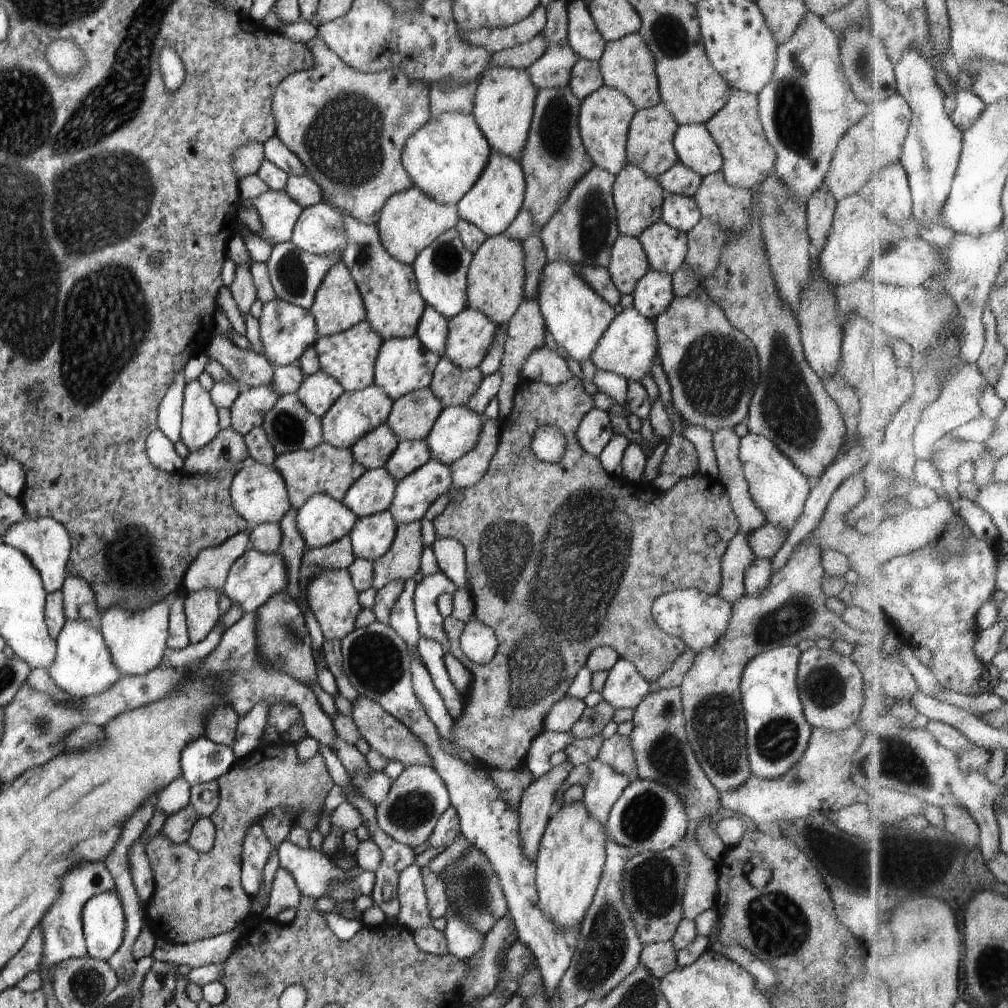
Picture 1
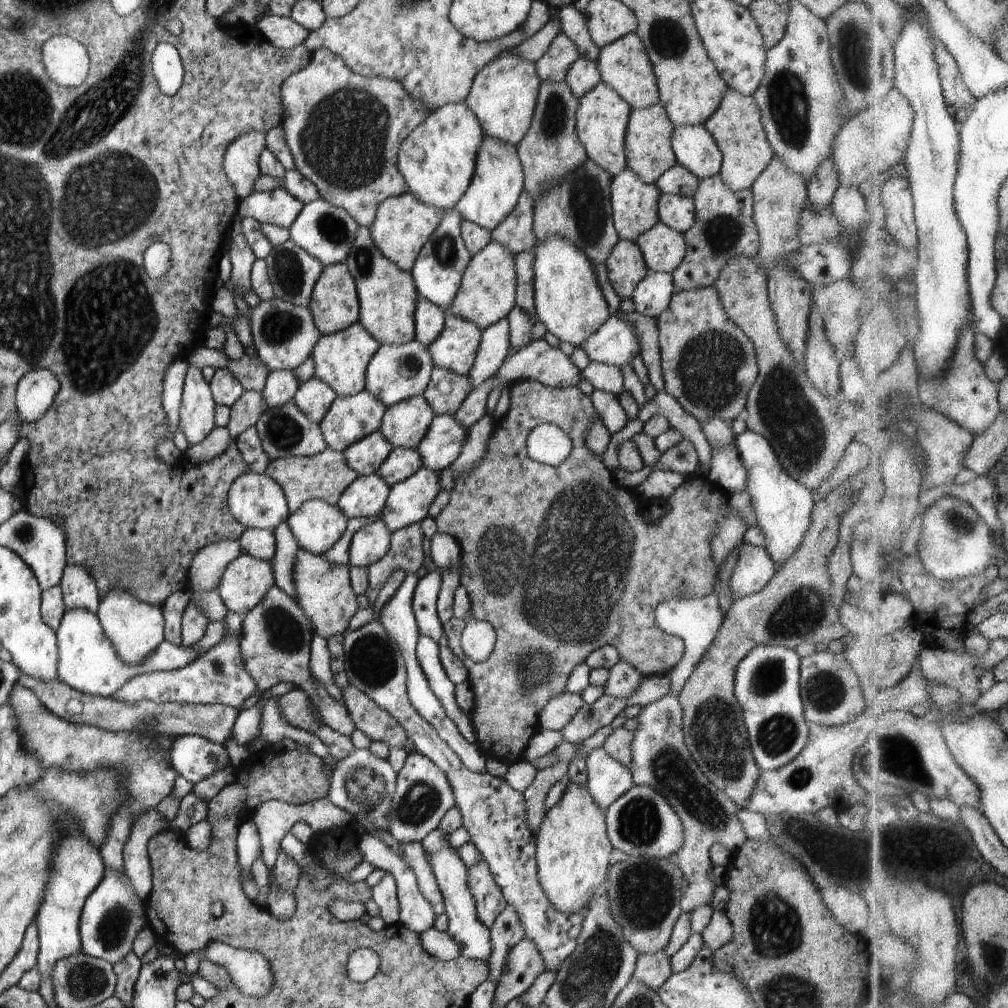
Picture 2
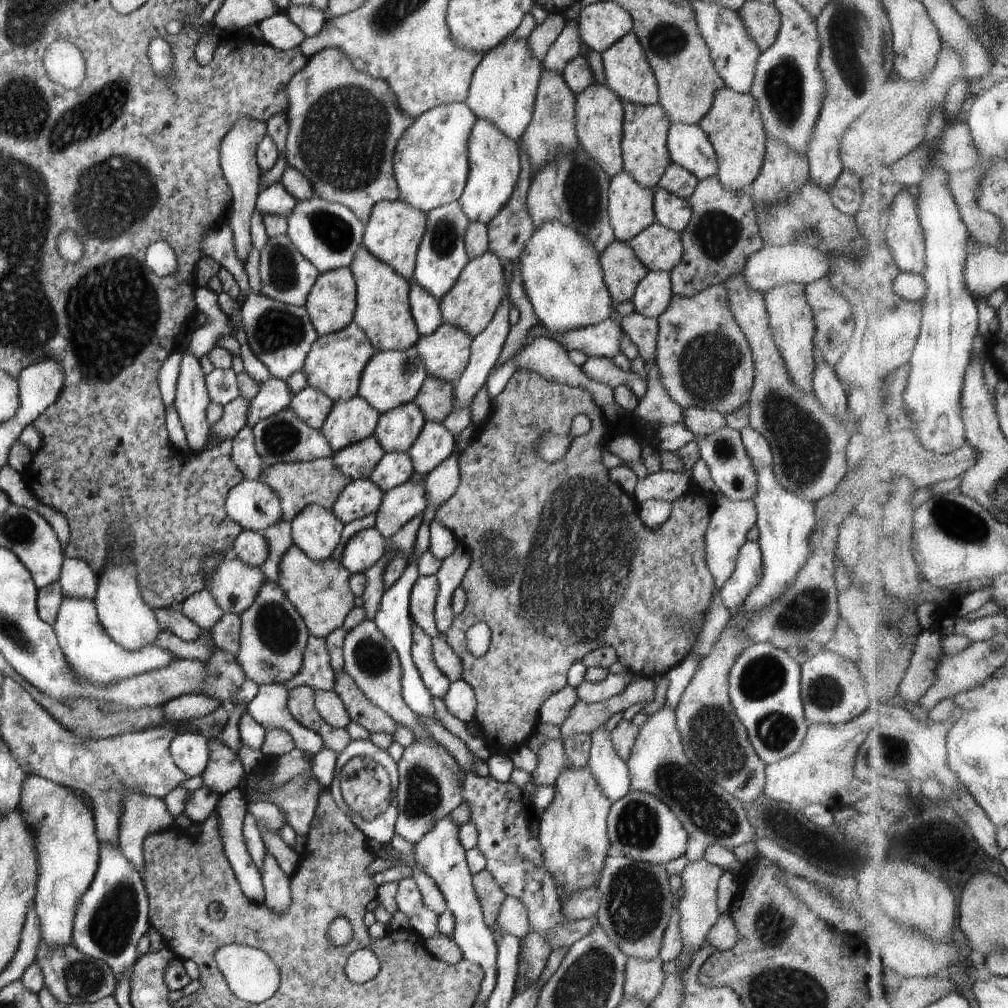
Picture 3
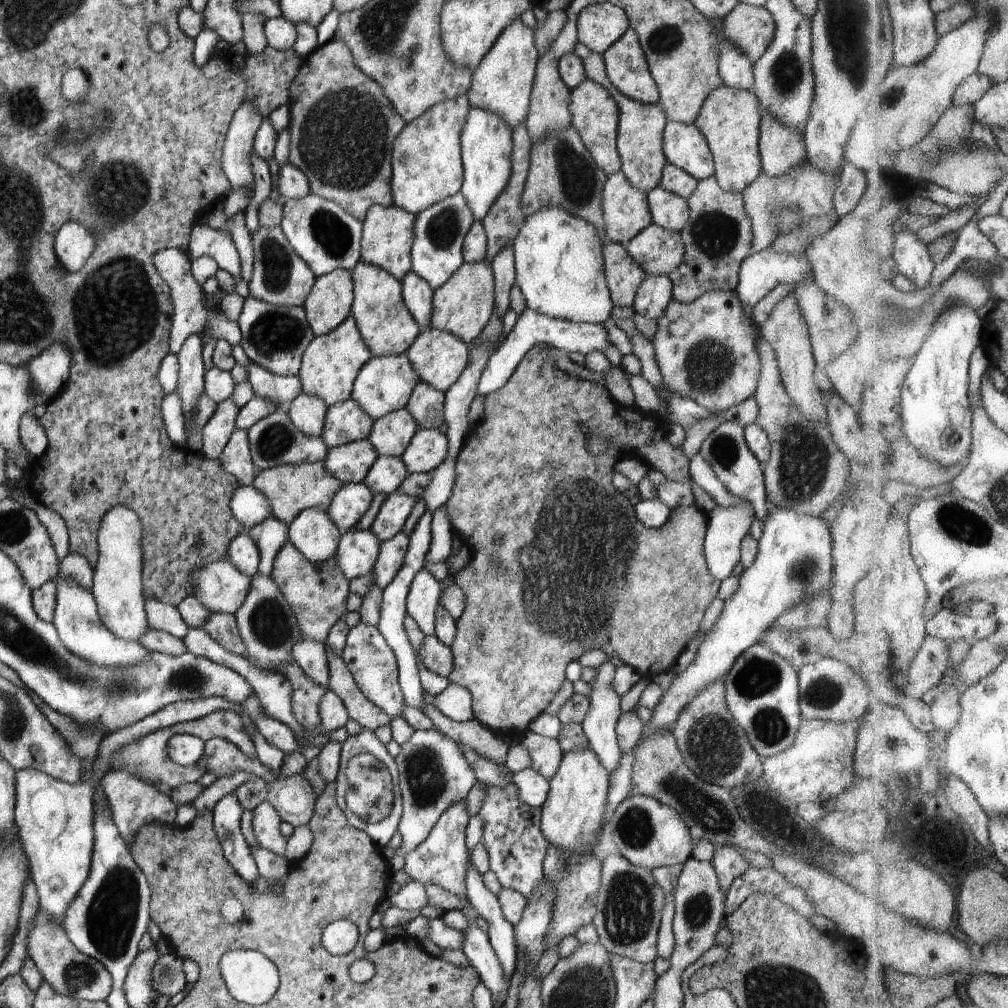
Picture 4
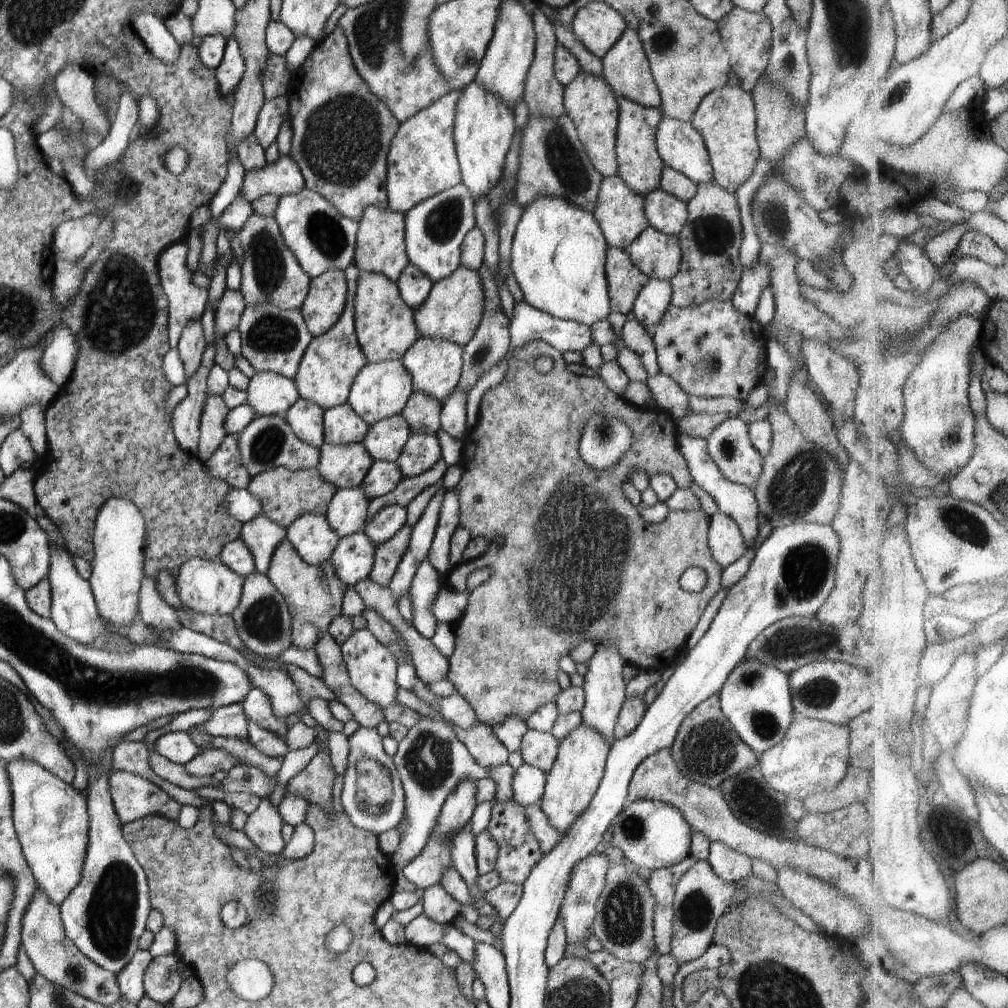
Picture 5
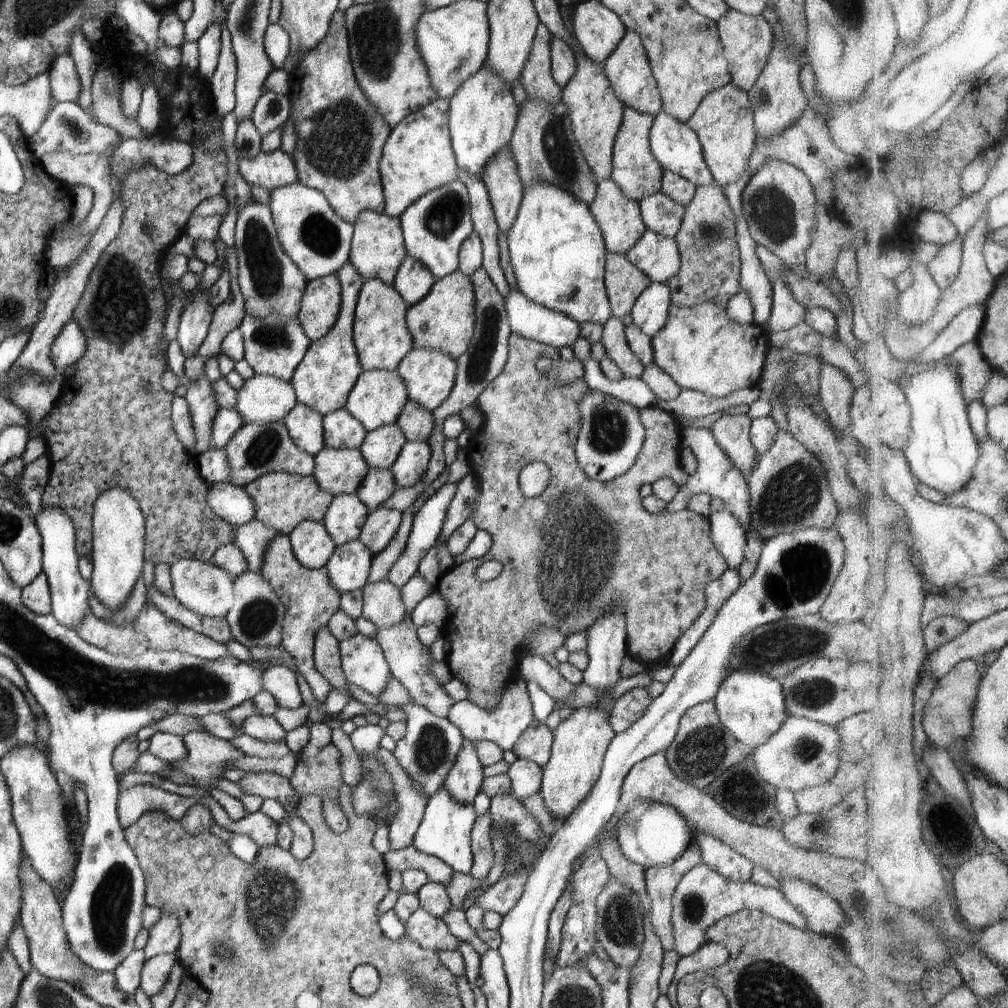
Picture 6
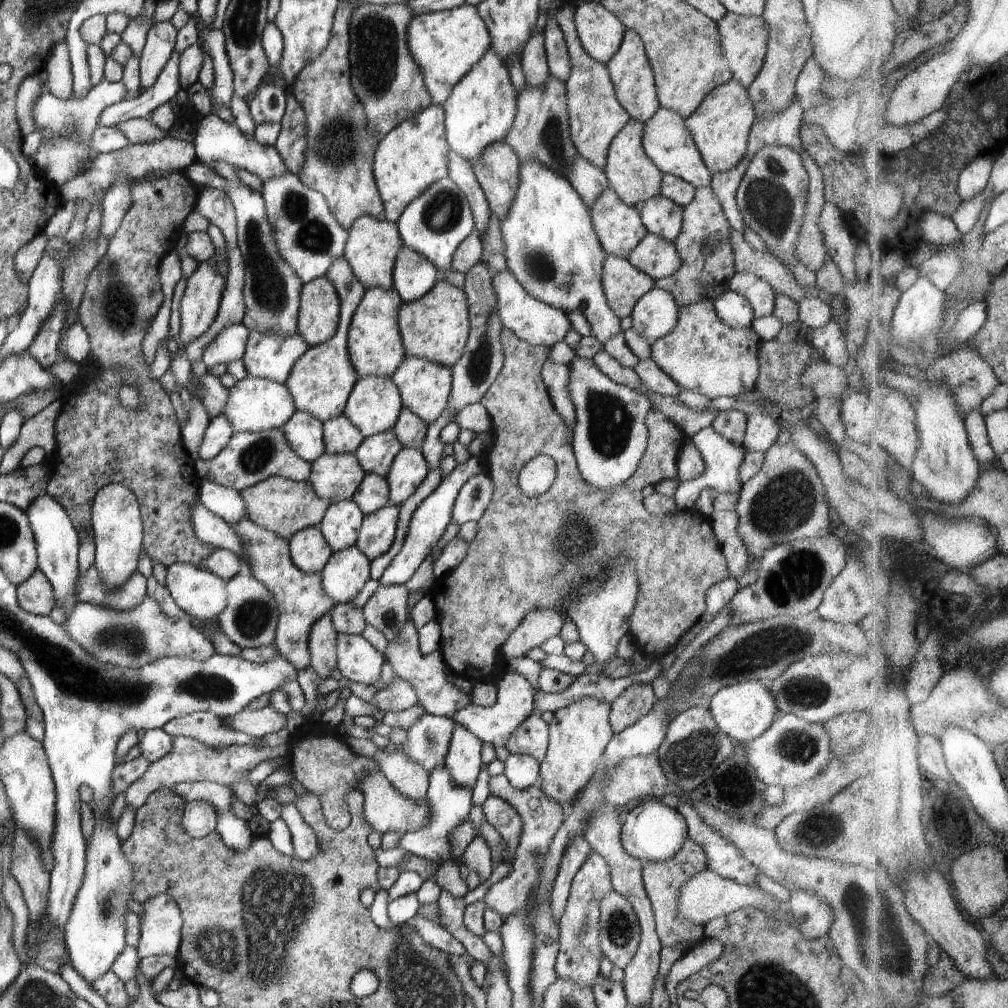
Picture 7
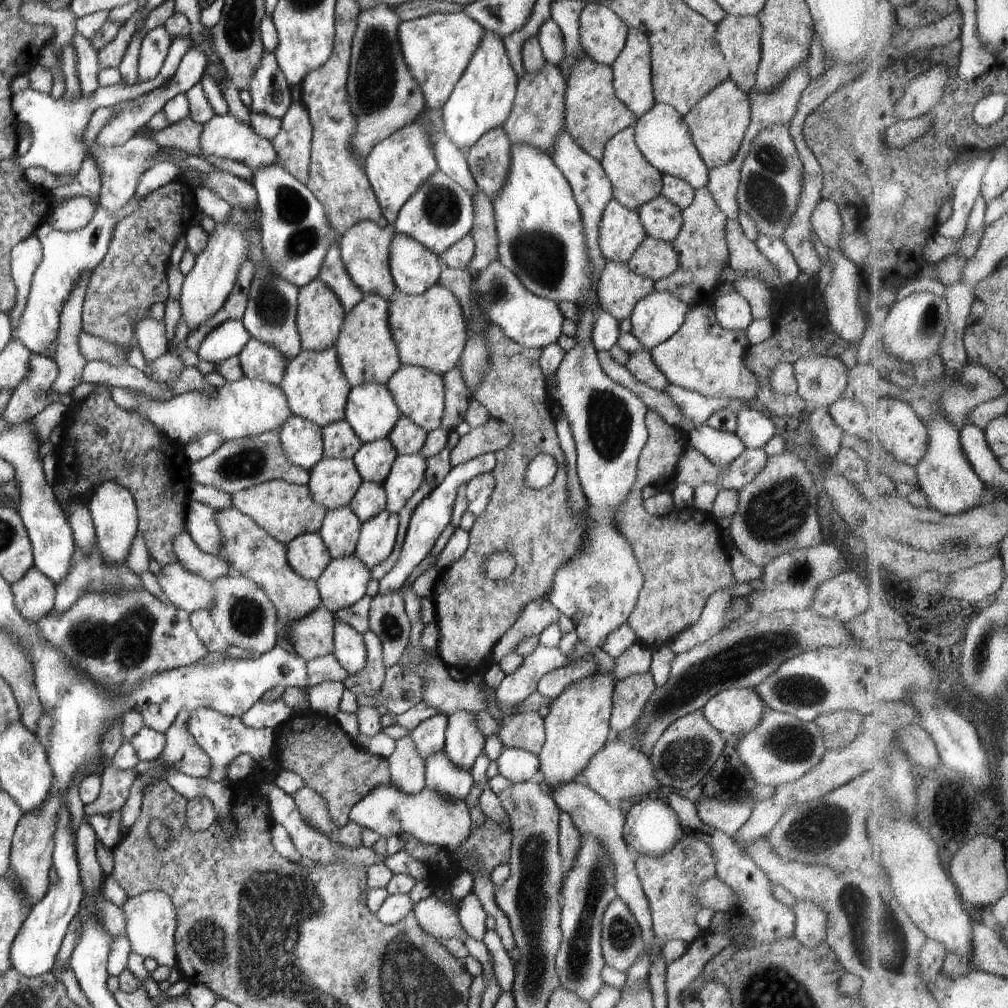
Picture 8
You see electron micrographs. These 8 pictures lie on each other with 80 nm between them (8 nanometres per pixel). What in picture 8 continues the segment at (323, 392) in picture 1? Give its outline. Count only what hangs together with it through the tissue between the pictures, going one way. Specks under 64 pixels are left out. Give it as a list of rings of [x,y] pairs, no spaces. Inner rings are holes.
[[[290,415],[278,431],[288,462],[310,472],[323,459],[323,428],[315,422]]]

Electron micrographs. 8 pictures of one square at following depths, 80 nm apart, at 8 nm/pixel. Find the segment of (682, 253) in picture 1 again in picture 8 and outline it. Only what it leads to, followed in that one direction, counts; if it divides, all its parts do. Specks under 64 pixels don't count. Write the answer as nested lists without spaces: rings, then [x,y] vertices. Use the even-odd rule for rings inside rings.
[[[646,236],[627,265],[633,273],[656,282],[676,272],[679,256],[672,243]]]

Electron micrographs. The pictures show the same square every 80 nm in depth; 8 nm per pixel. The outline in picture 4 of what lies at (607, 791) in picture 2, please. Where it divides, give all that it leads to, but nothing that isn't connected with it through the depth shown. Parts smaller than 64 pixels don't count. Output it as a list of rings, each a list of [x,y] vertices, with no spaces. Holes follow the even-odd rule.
[[[608,659],[596,669],[596,680],[593,680],[590,685],[589,692],[589,707],[581,722],[582,728],[588,739],[588,745],[599,756],[600,762],[605,766],[607,775],[616,770],[619,765],[619,754],[621,750],[617,743],[617,734],[615,726],[619,719],[620,713],[620,695],[617,695],[617,690],[613,687],[613,678],[615,677],[615,668],[618,662],[615,663]]]

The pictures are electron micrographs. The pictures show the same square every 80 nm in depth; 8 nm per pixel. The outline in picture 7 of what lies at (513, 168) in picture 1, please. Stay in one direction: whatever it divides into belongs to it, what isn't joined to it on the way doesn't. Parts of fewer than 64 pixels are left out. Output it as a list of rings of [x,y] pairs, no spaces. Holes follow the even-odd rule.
[[[490,47],[483,57],[474,64],[468,74],[452,89],[448,100],[442,104],[444,109],[445,134],[449,148],[463,159],[472,162],[486,146],[503,140],[512,126],[517,113],[517,90],[510,80],[507,64],[501,56]]]

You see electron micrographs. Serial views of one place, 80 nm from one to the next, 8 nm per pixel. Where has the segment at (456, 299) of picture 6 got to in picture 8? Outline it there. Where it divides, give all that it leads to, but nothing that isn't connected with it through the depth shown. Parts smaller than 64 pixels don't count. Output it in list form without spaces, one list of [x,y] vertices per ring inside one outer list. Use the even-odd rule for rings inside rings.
[[[436,284],[420,295],[409,295],[396,289],[389,300],[389,329],[395,342],[397,357],[402,367],[424,367],[444,376],[459,364],[459,360],[467,343],[466,323],[463,308],[456,297],[447,288]]]

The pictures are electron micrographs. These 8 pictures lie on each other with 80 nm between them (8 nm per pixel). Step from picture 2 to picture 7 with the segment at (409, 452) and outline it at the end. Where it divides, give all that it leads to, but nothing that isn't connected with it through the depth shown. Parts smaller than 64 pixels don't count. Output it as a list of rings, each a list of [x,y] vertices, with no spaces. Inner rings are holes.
[[[366,475],[351,499],[364,516],[388,507],[390,501],[387,480],[376,475]]]

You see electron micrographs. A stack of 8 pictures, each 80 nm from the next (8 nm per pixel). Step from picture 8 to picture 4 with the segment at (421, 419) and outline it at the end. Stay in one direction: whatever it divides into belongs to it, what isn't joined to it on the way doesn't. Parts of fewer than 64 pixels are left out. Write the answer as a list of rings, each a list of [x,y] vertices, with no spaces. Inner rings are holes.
[[[424,329],[405,354],[419,382],[426,383],[444,393],[459,379],[469,365],[469,346],[457,336],[438,329]]]

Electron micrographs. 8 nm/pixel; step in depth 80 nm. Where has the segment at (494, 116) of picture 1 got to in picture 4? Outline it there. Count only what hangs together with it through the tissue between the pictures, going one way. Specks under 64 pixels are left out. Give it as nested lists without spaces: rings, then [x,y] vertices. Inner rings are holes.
[[[522,19],[513,20],[501,30],[488,54],[480,61],[478,68],[473,70],[471,86],[466,92],[469,104],[495,112],[513,131],[528,116],[538,59],[534,30],[528,28]]]

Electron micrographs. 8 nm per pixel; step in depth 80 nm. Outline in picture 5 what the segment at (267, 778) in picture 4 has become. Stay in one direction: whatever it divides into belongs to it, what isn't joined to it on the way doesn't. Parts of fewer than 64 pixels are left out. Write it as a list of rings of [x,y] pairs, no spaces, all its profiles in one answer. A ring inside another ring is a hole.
[[[214,737],[211,740],[214,749],[222,749],[233,757],[238,757],[242,765],[256,767],[263,770],[269,777],[274,776],[280,770],[284,756],[266,756],[257,746],[246,739],[237,737]]]

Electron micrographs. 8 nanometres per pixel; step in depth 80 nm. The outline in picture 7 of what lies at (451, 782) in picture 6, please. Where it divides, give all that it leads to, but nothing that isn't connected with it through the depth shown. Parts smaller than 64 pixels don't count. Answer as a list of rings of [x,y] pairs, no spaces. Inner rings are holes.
[[[455,722],[452,732],[444,765],[456,784],[471,790],[483,763],[481,755],[484,743],[462,723]]]

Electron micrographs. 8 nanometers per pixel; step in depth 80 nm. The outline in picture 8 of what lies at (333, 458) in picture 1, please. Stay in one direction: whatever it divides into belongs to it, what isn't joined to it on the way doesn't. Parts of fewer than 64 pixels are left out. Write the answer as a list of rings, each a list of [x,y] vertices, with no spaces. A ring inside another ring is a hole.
[[[282,479],[271,480],[231,495],[232,507],[256,521],[268,534],[283,545],[300,535],[317,532],[322,526],[324,507],[313,501],[307,485],[296,485]]]

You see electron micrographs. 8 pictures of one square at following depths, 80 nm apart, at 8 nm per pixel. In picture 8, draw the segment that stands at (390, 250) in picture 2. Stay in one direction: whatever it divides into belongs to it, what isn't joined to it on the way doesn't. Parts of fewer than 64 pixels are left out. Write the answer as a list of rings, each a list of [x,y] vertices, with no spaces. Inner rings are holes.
[[[362,221],[340,236],[339,253],[350,280],[364,295],[378,295],[390,300],[397,289],[389,265],[389,246],[394,226],[380,228],[376,223]]]

